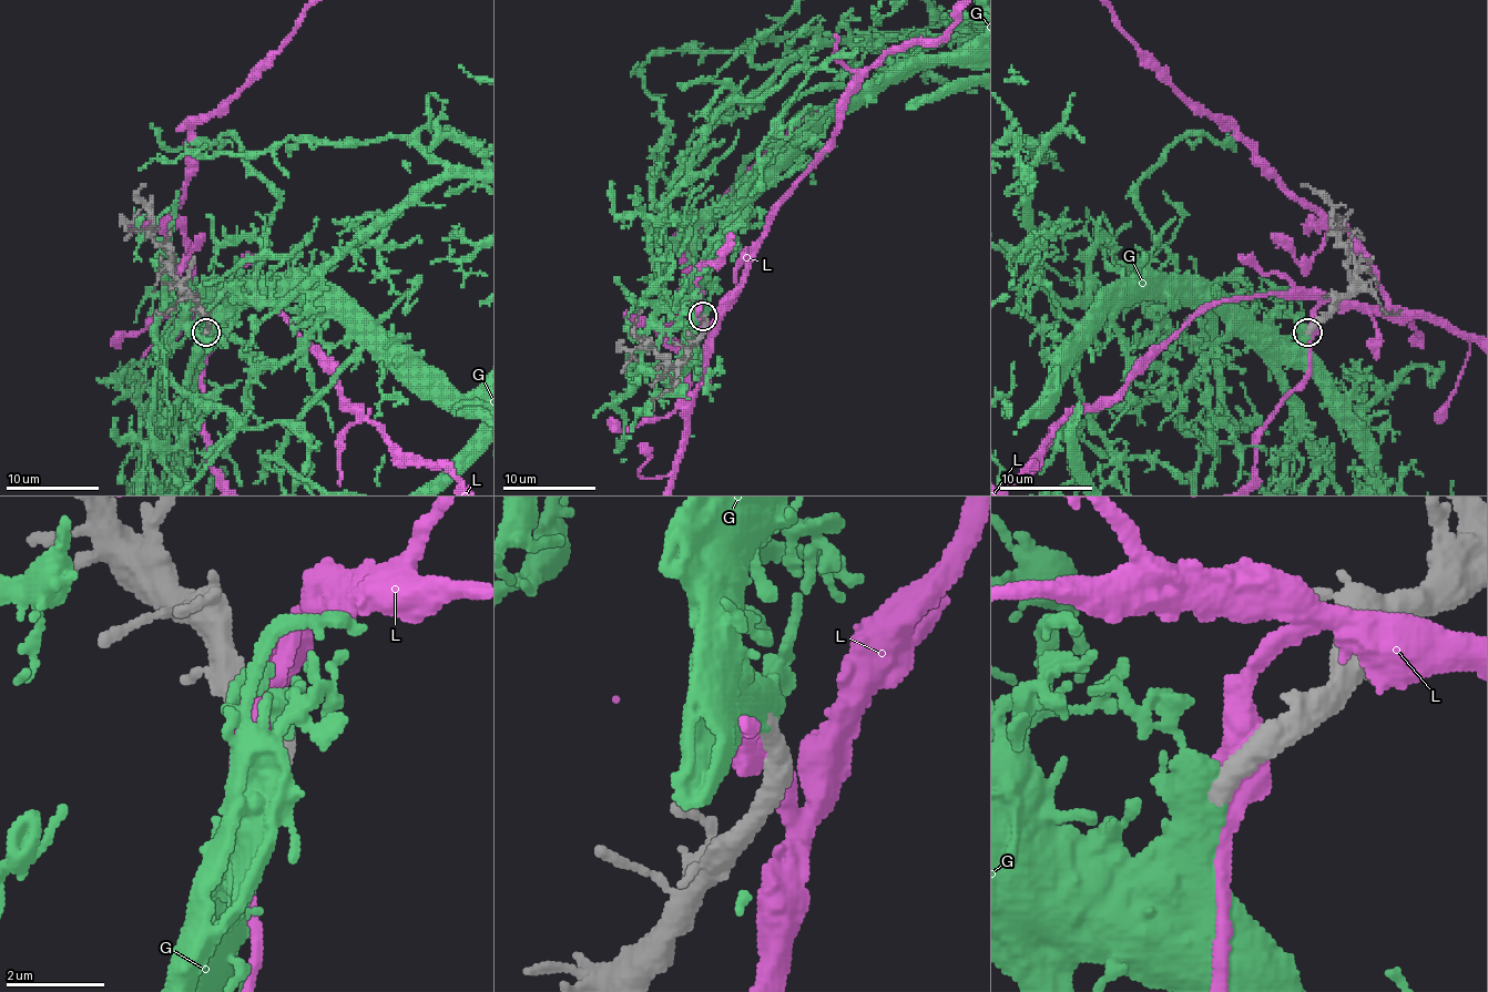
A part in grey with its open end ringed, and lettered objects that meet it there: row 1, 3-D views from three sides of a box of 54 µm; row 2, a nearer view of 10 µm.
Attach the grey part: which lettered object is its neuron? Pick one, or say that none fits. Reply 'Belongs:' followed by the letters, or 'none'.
Belongs: G

